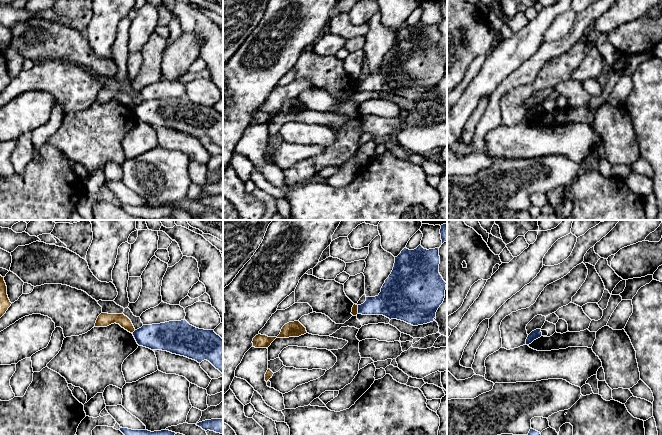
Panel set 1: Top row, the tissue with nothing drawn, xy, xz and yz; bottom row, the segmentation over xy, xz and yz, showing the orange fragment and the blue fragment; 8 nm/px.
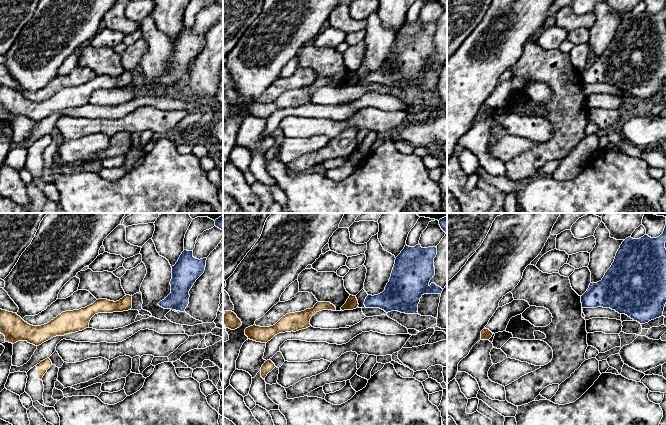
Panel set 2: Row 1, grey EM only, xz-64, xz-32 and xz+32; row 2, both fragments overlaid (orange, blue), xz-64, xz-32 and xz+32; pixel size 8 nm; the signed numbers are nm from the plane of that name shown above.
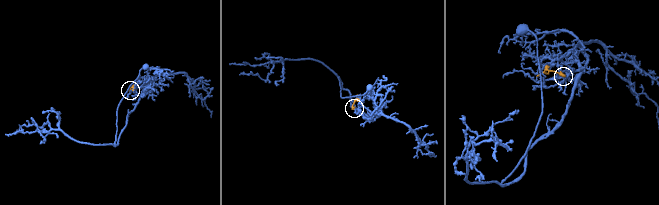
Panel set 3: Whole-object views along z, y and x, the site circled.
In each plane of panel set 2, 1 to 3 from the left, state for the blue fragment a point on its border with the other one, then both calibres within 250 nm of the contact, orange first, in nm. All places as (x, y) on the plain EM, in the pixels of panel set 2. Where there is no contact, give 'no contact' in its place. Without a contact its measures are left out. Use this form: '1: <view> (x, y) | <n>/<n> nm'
1: no contact
2: no contact
3: no contact

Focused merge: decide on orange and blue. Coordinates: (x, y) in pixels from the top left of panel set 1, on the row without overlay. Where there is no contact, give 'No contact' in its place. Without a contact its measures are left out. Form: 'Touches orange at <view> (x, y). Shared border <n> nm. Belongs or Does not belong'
Touches orange at xz (357, 85). Shared border 70 nm. Does not belong

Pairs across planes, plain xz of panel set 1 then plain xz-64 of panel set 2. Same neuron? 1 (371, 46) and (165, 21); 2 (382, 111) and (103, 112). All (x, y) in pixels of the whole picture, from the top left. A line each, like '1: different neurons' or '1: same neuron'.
1: different neurons
2: same neuron

